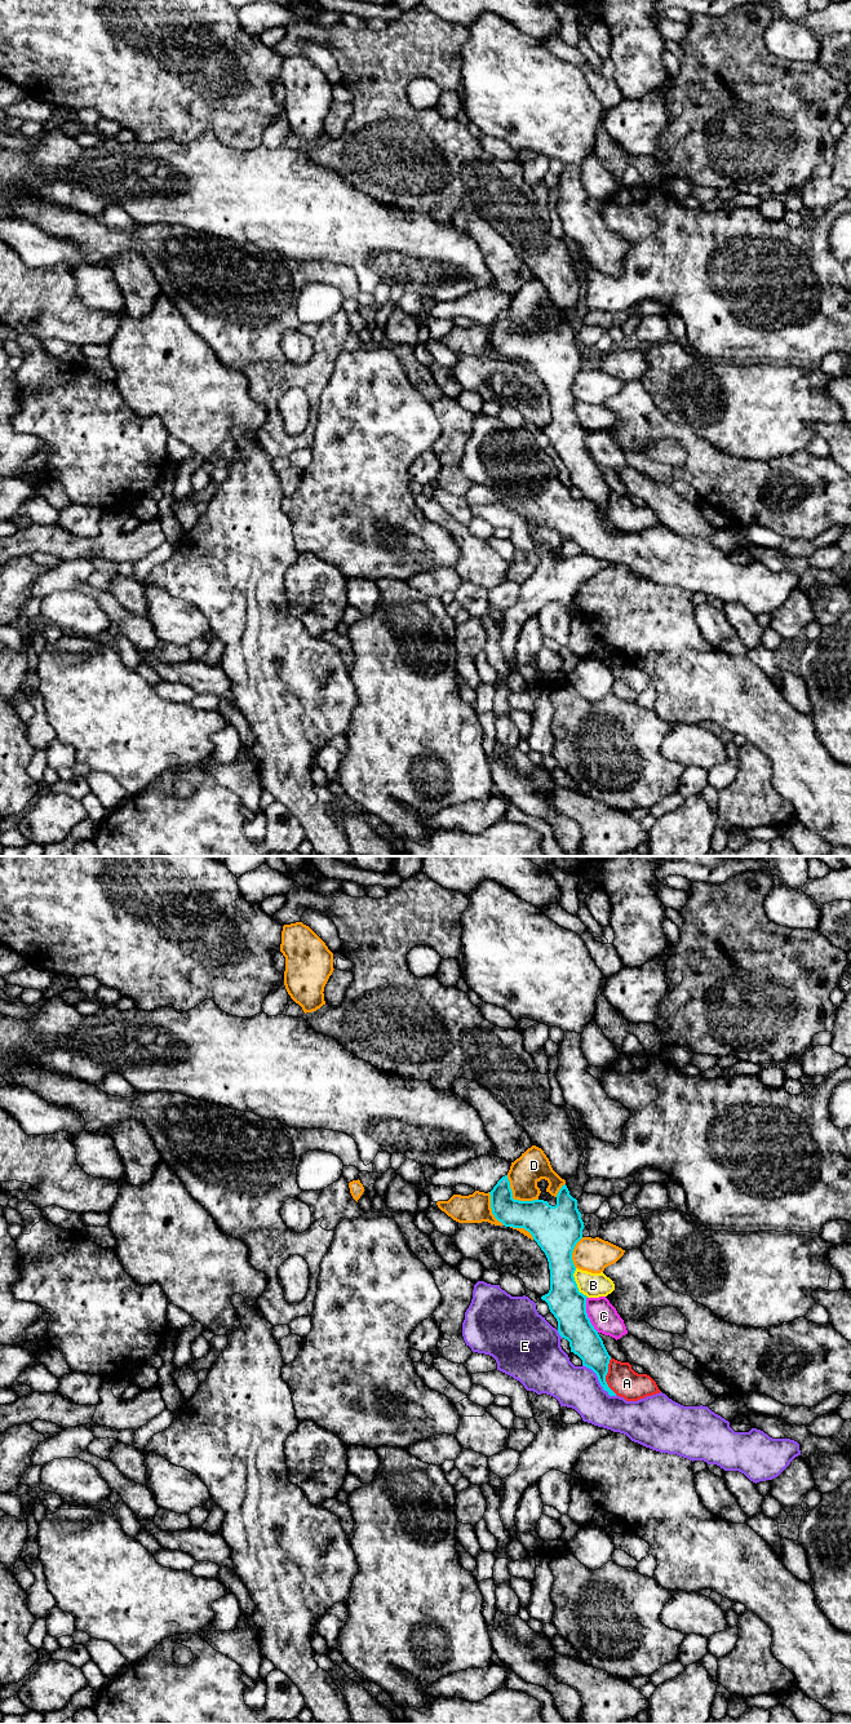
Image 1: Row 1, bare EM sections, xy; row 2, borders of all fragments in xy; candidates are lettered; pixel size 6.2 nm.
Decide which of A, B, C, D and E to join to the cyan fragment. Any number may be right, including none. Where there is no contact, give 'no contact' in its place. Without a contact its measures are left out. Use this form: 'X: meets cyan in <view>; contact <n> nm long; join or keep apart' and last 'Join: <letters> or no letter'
A: meets cyan in xy; contact 240 nm long; keep apart
B: meets cyan in xy; contact 200 nm long; keep apart
C: meets cyan in xy; contact 240 nm long; keep apart
D: meets cyan in xy; contact 260 nm long; keep apart
E: meets cyan in xy; contact 300 nm long; keep apart
Join: no letter

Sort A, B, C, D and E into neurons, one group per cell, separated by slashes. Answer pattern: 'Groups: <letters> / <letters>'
Groups: A / B / C / D / E

